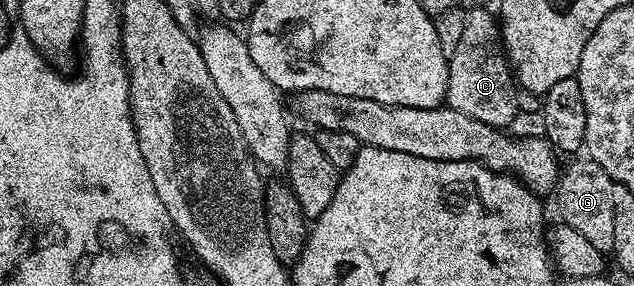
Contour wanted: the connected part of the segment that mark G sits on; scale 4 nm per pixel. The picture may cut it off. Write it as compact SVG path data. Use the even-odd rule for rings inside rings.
M577 156L570 162L573 163L566 170L564 167L560 171L555 187L555 199L561 209L560 221L575 228L575 232L580 232L594 248L599 248L601 254L612 255L615 244L615 208L611 208L611 188L614 181L588 156Z

